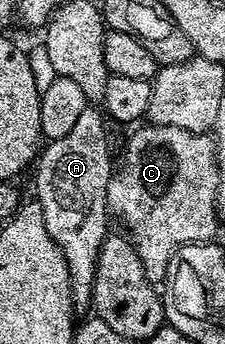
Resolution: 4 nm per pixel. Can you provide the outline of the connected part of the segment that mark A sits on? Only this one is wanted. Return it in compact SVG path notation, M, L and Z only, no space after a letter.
M86 108L83 116L79 116L77 123L71 127L71 132L62 138L52 139L40 151L35 162L35 201L43 208L43 224L47 232L51 232L51 240L59 244L63 260L67 260L73 309L77 312L90 309L95 268L111 223L107 188L115 173L115 162L113 166L113 154L109 151L109 134L105 131L104 121L106 119L100 109Z

